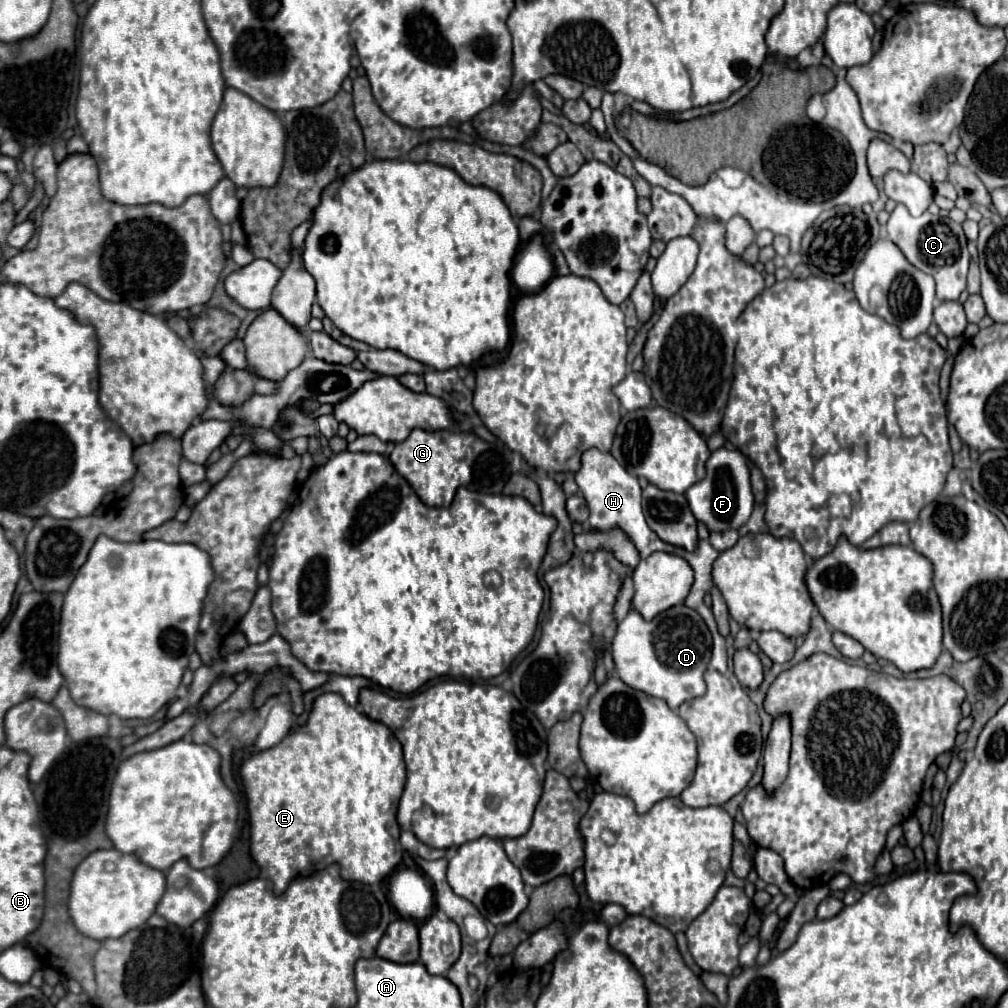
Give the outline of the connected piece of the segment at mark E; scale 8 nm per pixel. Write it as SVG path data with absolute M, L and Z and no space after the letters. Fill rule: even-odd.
M323 693L313 701L313 709L309 713L309 719L305 725L291 731L279 745L263 749L253 753L243 765L239 767L239 775L243 779L245 795L247 795L247 809L249 809L249 823L251 823L251 855L260 868L260 876L269 879L273 884L273 893L281 895L289 881L297 875L307 875L313 871L319 871L331 863L339 863L341 877L347 881L361 881L361 883L379 883L383 877L387 877L397 863L401 861L401 845L399 845L399 825L395 819L397 805L405 787L405 761L401 743L395 739L391 729L379 721L371 721L367 715L359 713L355 707L347 705L339 693Z

